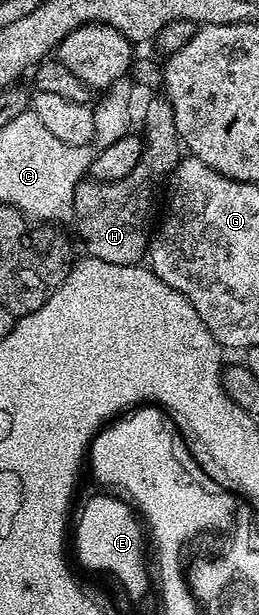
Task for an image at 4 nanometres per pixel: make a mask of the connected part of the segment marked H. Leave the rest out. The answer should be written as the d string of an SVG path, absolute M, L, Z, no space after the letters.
M157 93L152 96L144 107L142 119L144 131L141 130L142 155L134 169L116 182L98 182L96 179L86 177L78 181L74 191L74 225L87 249L87 256L92 259L109 262L114 265L137 266L147 254L148 242L154 229L156 205L160 189L167 179L175 172L182 158L182 144L174 123L173 106L167 96Z

